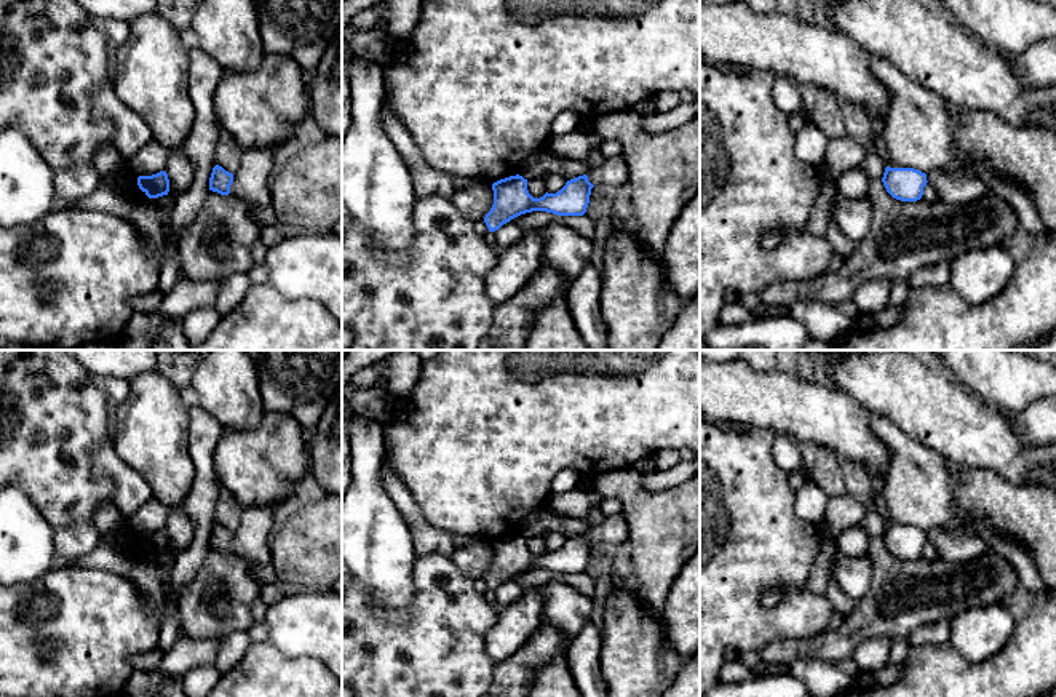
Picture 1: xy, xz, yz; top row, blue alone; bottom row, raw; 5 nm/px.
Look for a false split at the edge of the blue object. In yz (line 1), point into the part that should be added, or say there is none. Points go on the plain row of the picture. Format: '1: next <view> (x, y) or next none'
1: next none

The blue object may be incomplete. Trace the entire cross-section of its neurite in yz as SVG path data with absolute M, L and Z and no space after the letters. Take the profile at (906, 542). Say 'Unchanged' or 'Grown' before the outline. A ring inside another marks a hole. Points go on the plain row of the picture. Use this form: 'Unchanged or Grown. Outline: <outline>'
Unchanged. Outline: M885 526L882 540L887 550L901 560L917 560L923 553L927 532L914 526Z

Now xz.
Grown. Outline: M623 513L605 516L597 526L590 526L583 534L570 537L556 552L534 556L527 548L527 537L510 534L492 542L494 563L484 580L489 590L498 588L511 577L532 571L546 569L558 574L583 574L586 571L591 547L594 544L621 545L629 539L629 526Z

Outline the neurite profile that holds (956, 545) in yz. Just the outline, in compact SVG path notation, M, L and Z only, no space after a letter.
M931 528L927 539L936 547L939 560L954 564L973 561L987 550L984 540L957 528Z

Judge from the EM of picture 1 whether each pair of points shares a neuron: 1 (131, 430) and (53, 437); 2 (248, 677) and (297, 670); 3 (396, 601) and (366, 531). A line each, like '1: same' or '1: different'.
1: different
2: same
3: same

